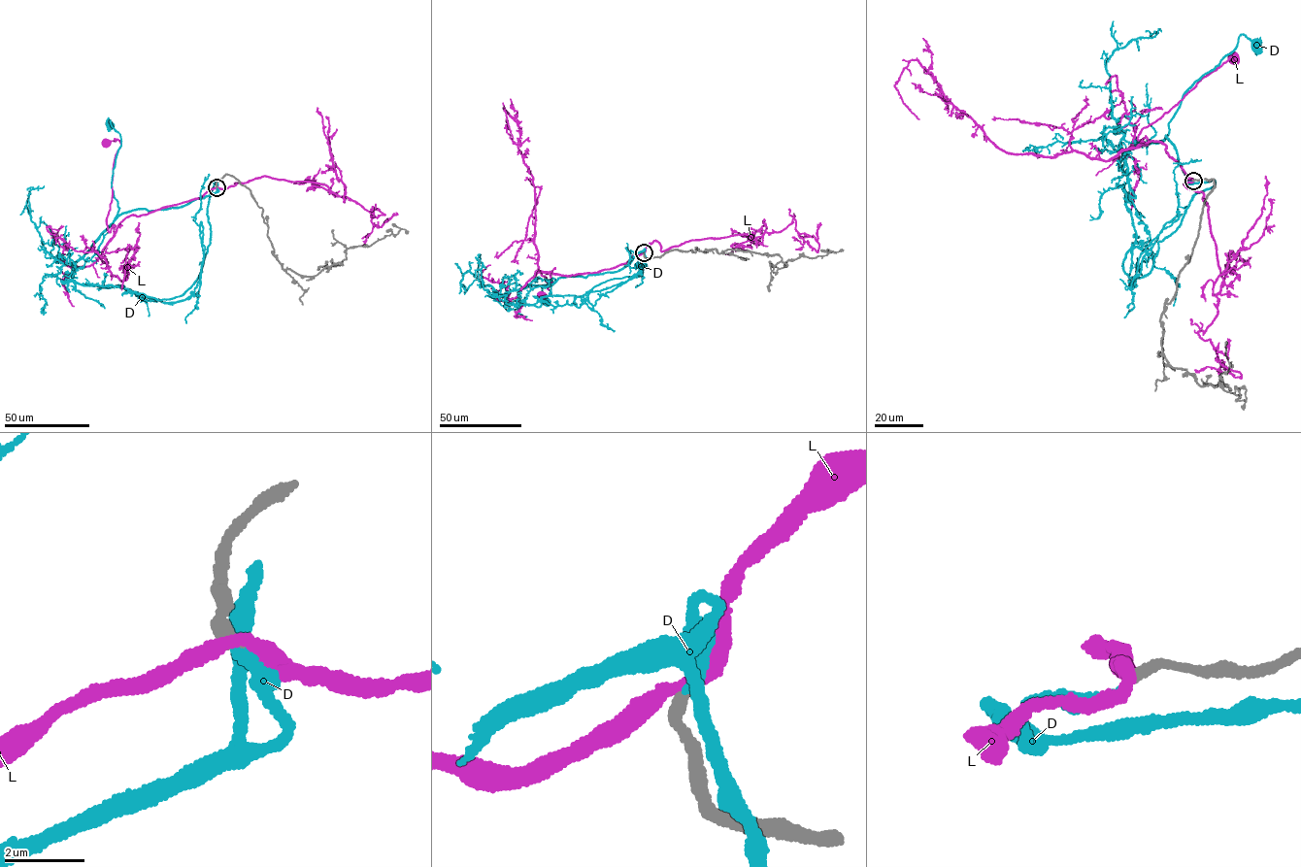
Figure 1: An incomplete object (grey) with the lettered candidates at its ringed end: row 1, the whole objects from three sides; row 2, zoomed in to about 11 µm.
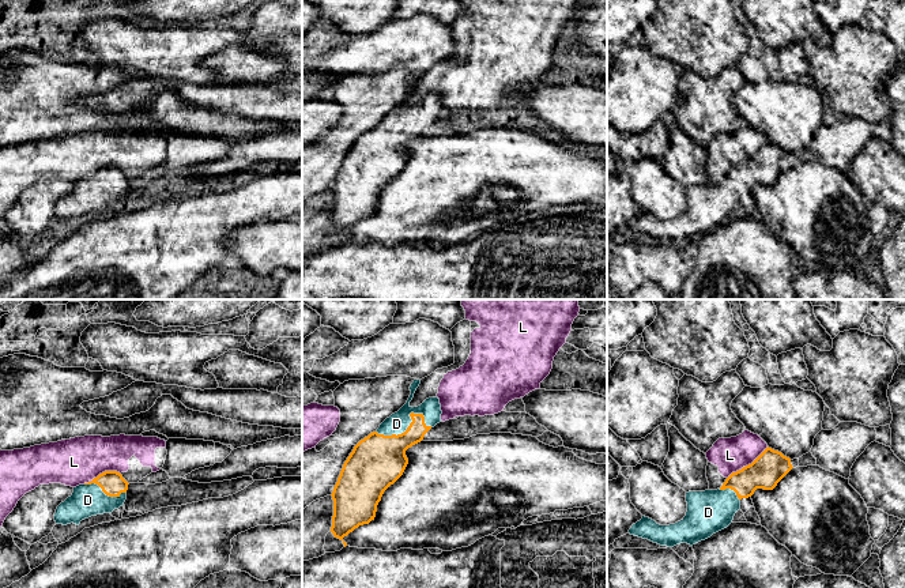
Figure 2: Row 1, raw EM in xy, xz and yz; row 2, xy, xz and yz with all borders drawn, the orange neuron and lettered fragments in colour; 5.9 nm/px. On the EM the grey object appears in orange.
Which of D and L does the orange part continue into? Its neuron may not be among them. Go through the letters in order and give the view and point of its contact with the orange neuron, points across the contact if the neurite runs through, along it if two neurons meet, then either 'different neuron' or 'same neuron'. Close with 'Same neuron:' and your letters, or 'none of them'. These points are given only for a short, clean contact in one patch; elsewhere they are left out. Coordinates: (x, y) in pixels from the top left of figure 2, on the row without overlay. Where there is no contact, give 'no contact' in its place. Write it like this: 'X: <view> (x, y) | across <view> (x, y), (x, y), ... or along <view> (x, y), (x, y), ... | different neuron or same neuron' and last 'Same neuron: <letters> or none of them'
D: xz (410, 119) | across xz (383, 151), (385, 144), (410, 119), (396, 119) | same neuron
L: yz (749, 159) | different neuron
Same neuron: D

